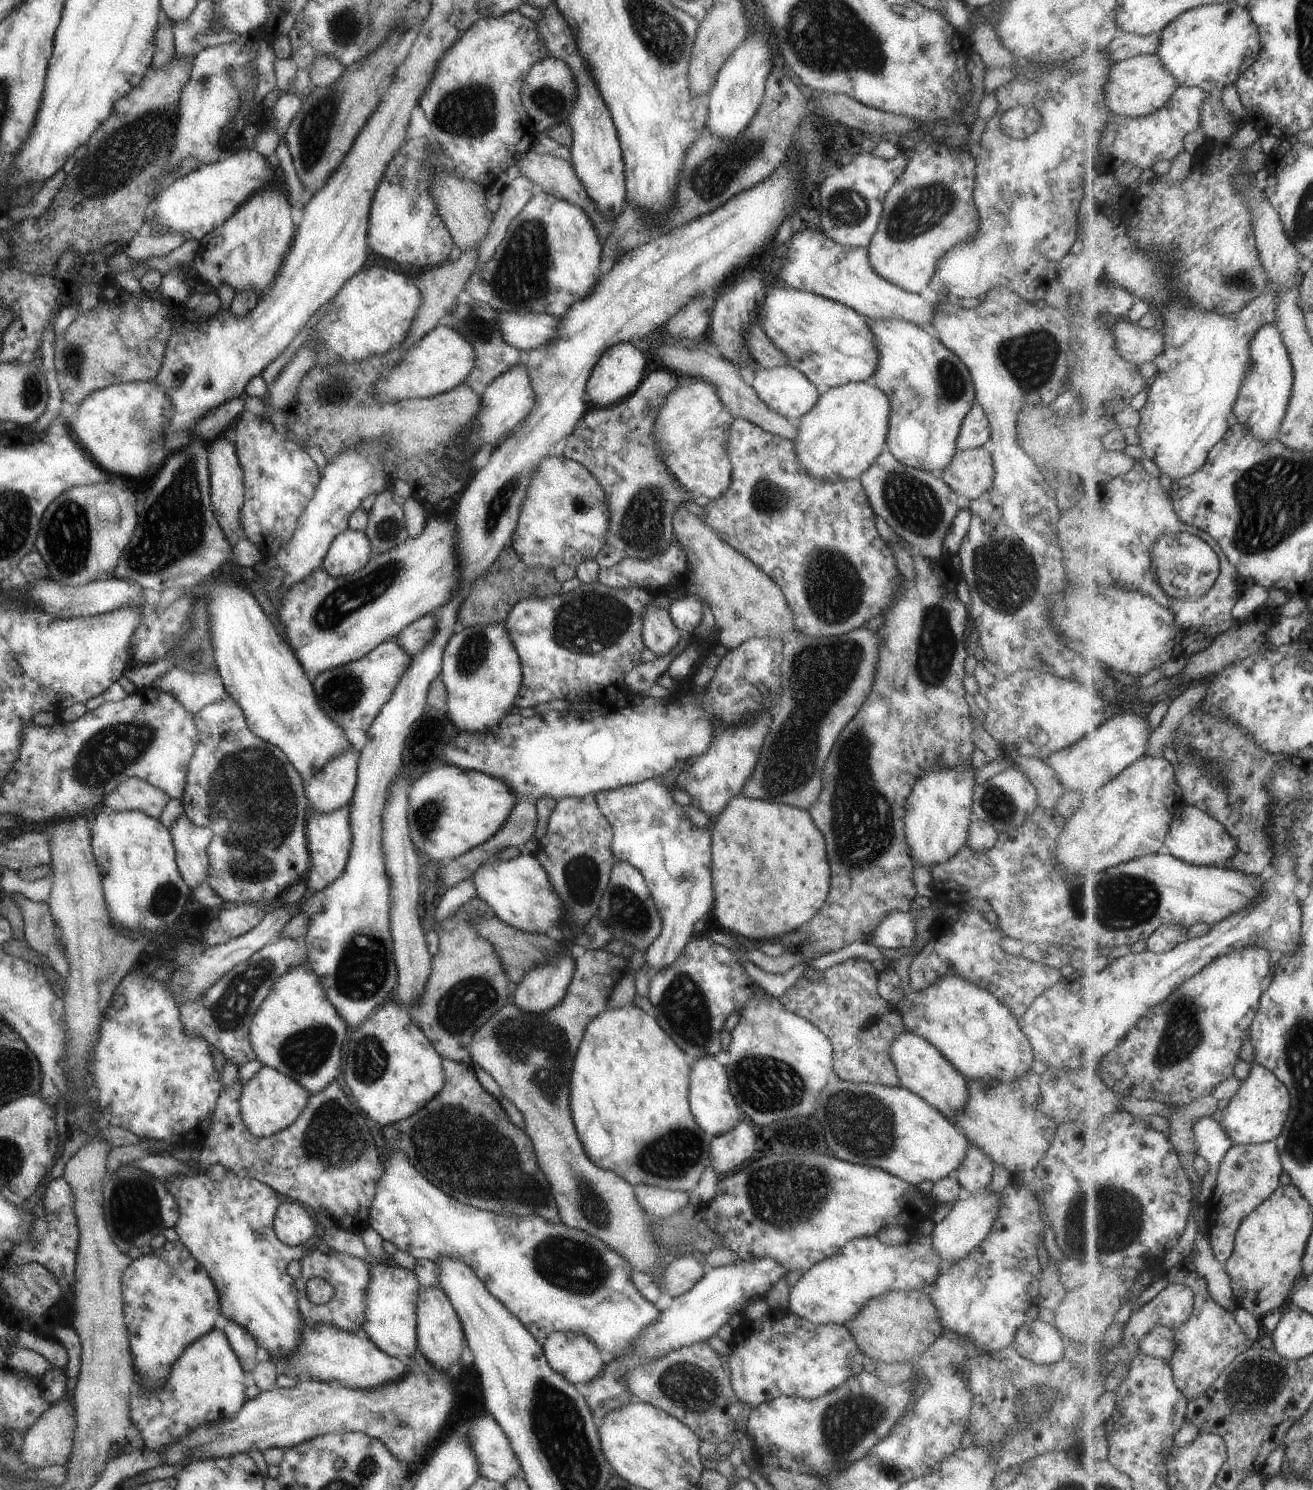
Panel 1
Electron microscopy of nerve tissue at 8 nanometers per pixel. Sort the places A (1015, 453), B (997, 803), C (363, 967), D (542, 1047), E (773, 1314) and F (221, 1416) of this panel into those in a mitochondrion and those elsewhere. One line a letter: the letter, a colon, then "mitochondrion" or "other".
A: other
B: mitochondrion
C: mitochondrion
D: mitochondrion
E: other
F: other

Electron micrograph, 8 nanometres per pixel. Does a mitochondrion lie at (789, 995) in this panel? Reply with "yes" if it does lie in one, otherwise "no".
no

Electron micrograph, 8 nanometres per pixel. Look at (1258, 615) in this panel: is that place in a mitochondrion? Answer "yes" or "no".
no

